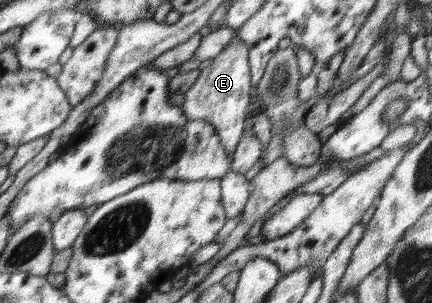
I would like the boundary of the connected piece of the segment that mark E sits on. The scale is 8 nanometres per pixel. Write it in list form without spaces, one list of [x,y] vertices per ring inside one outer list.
[[[238,29],[224,47],[224,50],[214,57],[212,64],[202,68],[200,76],[190,90],[181,96],[180,106],[189,120],[205,119],[220,132],[221,143],[233,155],[236,145],[242,138],[244,121],[246,121],[249,99],[254,86],[251,82],[251,72],[248,60],[248,45],[242,42]]]

